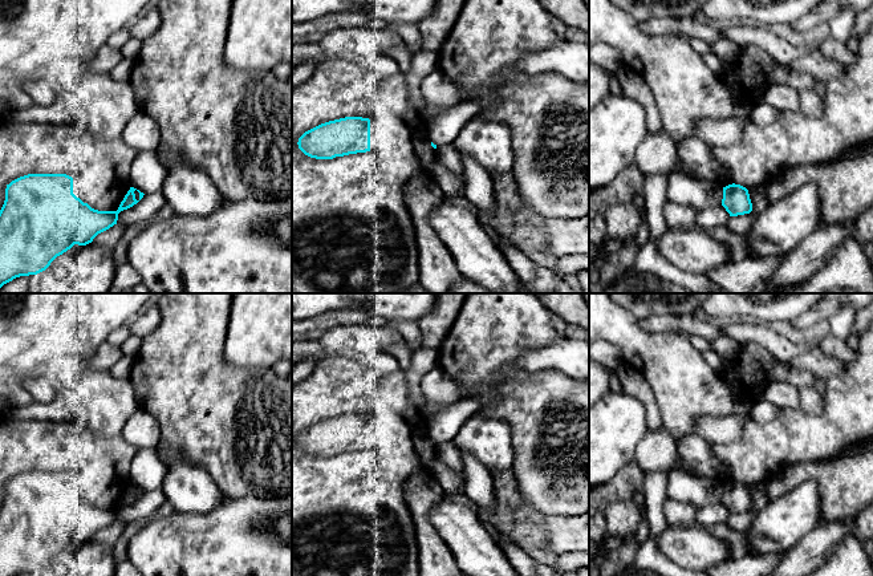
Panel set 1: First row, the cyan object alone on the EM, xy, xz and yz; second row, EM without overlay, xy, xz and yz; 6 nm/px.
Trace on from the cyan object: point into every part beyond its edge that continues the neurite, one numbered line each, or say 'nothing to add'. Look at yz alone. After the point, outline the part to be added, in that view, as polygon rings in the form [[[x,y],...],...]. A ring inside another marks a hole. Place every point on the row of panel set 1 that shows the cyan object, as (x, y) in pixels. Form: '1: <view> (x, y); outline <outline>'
nothing to add

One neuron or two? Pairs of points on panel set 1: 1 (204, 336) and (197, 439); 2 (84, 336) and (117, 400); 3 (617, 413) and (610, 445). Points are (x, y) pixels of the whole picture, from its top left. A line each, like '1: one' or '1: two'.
1: one
2: one
3: one

